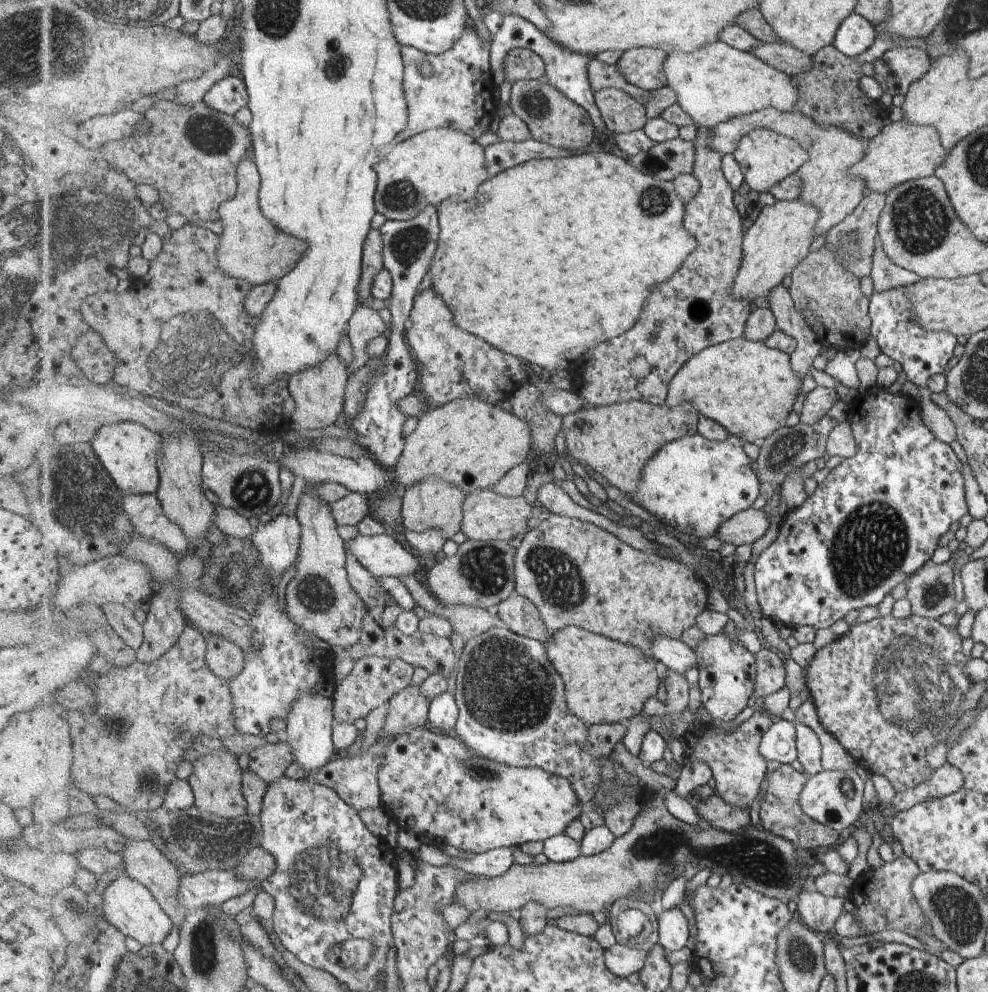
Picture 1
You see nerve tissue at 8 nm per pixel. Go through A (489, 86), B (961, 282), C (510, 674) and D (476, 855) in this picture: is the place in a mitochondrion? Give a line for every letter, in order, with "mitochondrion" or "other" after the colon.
A: other
B: other
C: mitochondrion
D: other

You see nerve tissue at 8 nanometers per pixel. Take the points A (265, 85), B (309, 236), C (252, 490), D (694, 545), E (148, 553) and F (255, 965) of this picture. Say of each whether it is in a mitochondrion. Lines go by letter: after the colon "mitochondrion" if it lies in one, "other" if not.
A: other
B: other
C: mitochondrion
D: other
E: other
F: other

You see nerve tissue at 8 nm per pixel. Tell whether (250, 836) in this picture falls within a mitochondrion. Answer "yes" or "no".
yes

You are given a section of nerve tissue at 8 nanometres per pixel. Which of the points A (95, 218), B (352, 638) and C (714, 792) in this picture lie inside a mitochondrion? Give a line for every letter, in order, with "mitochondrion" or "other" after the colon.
A: mitochondrion
B: other
C: other

